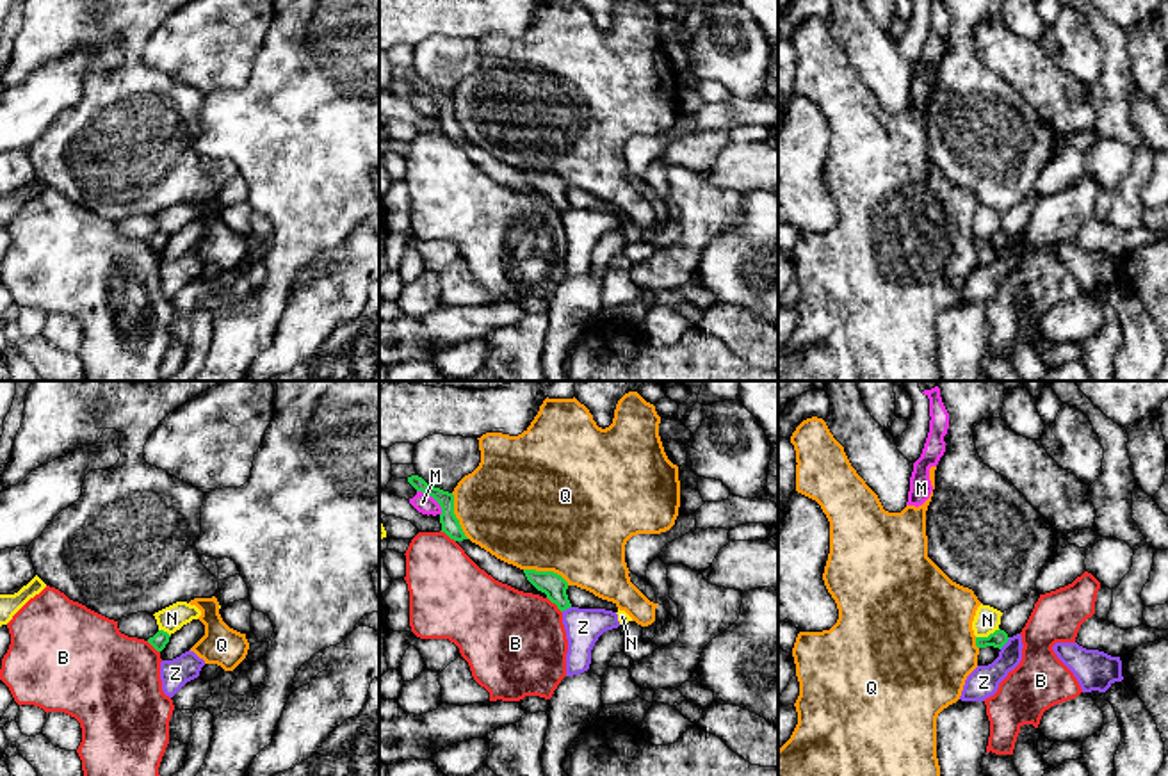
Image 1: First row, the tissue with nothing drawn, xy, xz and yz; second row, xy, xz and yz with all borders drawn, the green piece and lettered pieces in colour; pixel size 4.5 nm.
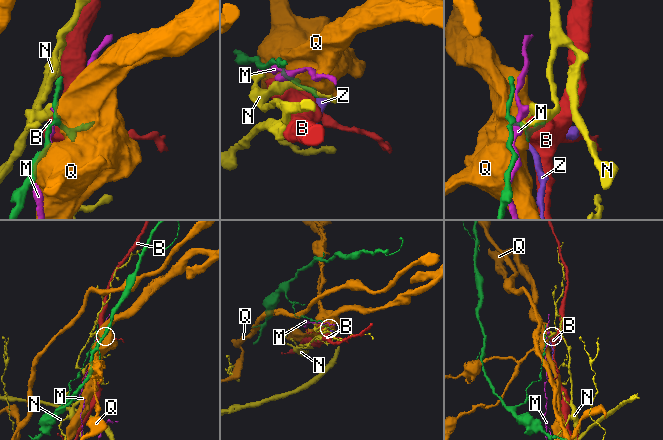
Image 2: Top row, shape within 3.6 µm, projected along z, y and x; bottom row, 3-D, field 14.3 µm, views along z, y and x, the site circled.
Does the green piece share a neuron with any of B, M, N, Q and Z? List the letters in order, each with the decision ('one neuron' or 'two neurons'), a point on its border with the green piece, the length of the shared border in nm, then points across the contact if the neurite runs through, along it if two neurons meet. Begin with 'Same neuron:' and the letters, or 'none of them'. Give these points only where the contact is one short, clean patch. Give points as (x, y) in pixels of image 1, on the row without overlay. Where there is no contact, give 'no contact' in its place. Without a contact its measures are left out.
Same neuron: none of them
B: two neurons | xz (556, 205) | 100 nm
M: two neurons | xz (433, 98) | 160 nm
N: two neurons | yz (989, 237) | 120 nm | along yz (999, 230), (976, 239)
Q: two neurons | xz (547, 173) | 220 nm
Z: two neurons | yz (1005, 244) | 80 nm | along yz (1010, 239), (999, 250)

